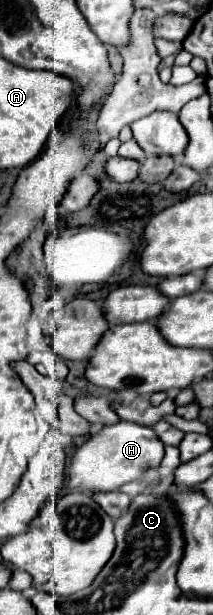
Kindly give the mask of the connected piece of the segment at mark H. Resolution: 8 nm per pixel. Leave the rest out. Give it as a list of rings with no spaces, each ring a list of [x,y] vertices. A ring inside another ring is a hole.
[[[120,420],[112,426],[104,426],[100,432],[90,436],[72,456],[68,468],[68,488],[86,494],[118,490],[122,484],[142,478],[144,472],[156,468],[164,456],[164,444],[158,440],[154,428],[140,426],[136,422]]]

